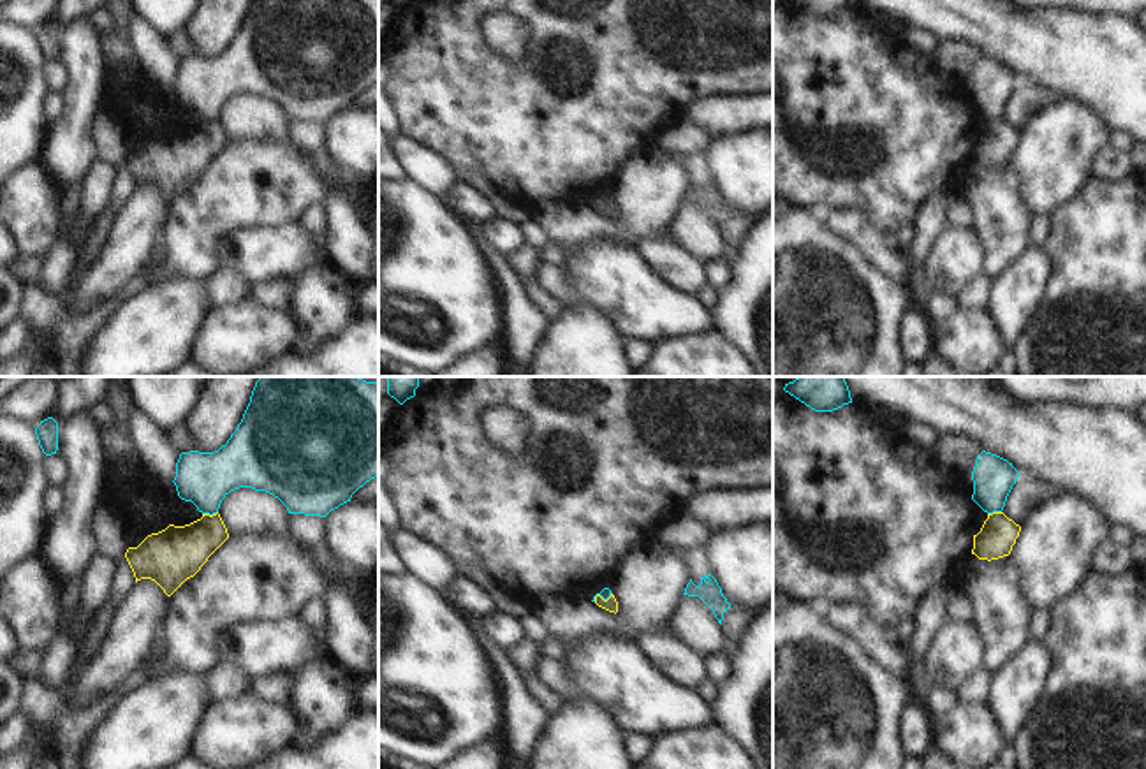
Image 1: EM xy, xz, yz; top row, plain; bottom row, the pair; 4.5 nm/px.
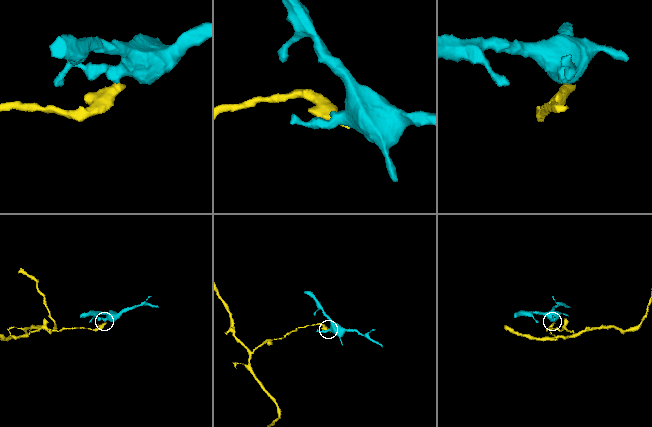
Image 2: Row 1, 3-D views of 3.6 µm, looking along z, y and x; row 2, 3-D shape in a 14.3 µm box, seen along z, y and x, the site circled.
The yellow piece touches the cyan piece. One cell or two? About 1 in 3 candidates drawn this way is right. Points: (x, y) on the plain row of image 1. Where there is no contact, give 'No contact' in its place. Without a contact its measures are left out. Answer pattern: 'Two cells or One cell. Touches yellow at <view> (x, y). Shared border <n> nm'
Two cells. Touches yellow at xy (208, 120). Shared border 70 nm.

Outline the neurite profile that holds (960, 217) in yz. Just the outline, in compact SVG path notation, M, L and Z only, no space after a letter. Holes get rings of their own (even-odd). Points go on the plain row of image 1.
M959 197L949 209L949 227L959 231L973 227L973 215L963 197Z

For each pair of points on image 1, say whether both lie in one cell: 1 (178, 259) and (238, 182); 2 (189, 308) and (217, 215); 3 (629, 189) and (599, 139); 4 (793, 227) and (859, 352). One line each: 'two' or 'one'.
1: one
2: two
3: two
4: one

